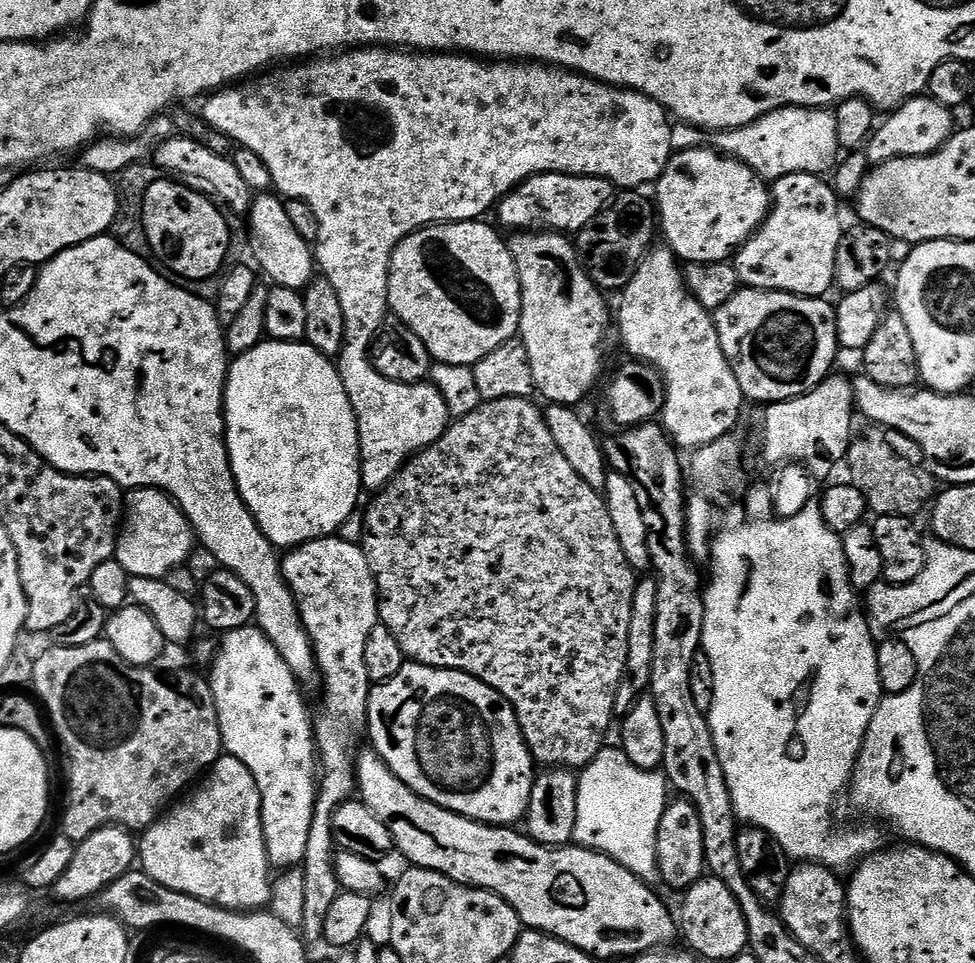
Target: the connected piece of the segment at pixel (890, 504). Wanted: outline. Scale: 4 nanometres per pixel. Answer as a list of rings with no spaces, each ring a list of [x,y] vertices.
[[[868,426],[861,436],[859,433],[848,445],[847,464],[852,471],[851,483],[862,490],[869,509],[876,516],[919,517],[919,512],[929,507],[938,488],[936,477],[924,462],[922,450],[893,428]]]

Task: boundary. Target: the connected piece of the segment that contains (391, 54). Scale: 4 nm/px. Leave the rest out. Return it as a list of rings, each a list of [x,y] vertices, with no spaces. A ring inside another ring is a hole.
[[[357,46],[351,50],[340,50],[335,54],[324,54],[319,58],[309,59],[307,62],[296,62],[291,66],[276,66],[271,70],[265,71],[263,74],[253,75],[251,78],[245,79],[243,82],[233,83],[231,86],[225,86],[209,95],[203,101],[204,112],[202,111],[202,119],[209,129],[213,132],[221,132],[226,134],[239,147],[246,150],[254,150],[254,154],[258,154],[258,158],[262,158],[262,162],[266,162],[266,170],[270,170],[270,178],[272,179],[275,191],[281,197],[289,200],[301,200],[306,202],[306,206],[310,206],[310,210],[314,210],[314,218],[318,218],[318,238],[314,241],[314,255],[323,279],[330,282],[330,286],[334,286],[334,290],[338,293],[338,302],[342,302],[342,322],[344,323],[344,344],[340,347],[340,355],[338,357],[338,367],[340,377],[342,378],[342,386],[346,386],[346,394],[350,398],[350,406],[354,406],[354,414],[358,422],[358,434],[360,435],[360,482],[365,489],[369,488],[369,493],[375,494],[380,489],[385,488],[400,471],[402,465],[409,458],[422,451],[423,448],[429,448],[442,434],[447,430],[450,423],[450,415],[448,406],[442,394],[432,382],[419,382],[416,384],[407,384],[406,382],[394,382],[390,378],[386,378],[386,374],[378,374],[376,367],[372,365],[370,349],[373,340],[376,339],[376,330],[378,327],[378,319],[376,320],[376,308],[382,310],[388,308],[388,271],[390,270],[390,262],[397,244],[411,234],[418,231],[419,228],[427,228],[429,224],[450,224],[457,220],[478,220],[485,214],[484,211],[495,209],[500,201],[504,199],[508,193],[514,191],[516,187],[524,180],[528,180],[531,176],[539,176],[542,172],[564,172],[568,176],[597,176],[603,180],[608,180],[613,186],[620,190],[640,190],[643,184],[648,186],[655,185],[660,179],[661,174],[666,170],[666,166],[670,162],[672,153],[672,124],[670,123],[670,113],[667,108],[663,108],[658,101],[650,98],[641,92],[635,92],[633,88],[617,88],[614,84],[604,84],[601,80],[594,80],[590,76],[581,76],[578,72],[569,72],[566,68],[558,68],[555,64],[542,64],[539,62],[513,62],[507,58],[497,59],[495,62],[485,62],[483,59],[477,58],[471,54],[445,54],[443,52],[421,52],[419,50],[401,50],[395,46]],[[356,308],[364,308],[364,312],[360,312],[356,316]]]

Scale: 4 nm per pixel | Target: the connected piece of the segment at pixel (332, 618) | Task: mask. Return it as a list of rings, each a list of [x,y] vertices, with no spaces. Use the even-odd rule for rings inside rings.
[[[339,534],[335,536],[323,536],[321,540],[307,540],[304,544],[299,545],[291,550],[283,553],[280,561],[280,568],[284,571],[286,582],[290,586],[293,596],[296,598],[296,605],[300,607],[300,617],[304,623],[304,629],[308,632],[308,637],[312,639],[312,649],[316,655],[316,667],[318,669],[319,679],[324,680],[324,716],[316,716],[314,720],[314,731],[316,733],[316,755],[318,757],[318,787],[316,789],[316,804],[313,806],[313,816],[310,822],[309,838],[306,841],[305,856],[302,863],[304,870],[303,877],[303,909],[302,922],[299,926],[299,931],[302,933],[303,939],[309,945],[321,943],[324,935],[323,926],[326,924],[326,916],[330,910],[330,906],[334,900],[340,896],[342,889],[338,882],[336,874],[336,853],[338,851],[336,843],[334,842],[334,834],[332,833],[332,822],[334,820],[334,810],[338,810],[338,806],[342,806],[347,800],[353,799],[354,793],[357,791],[356,787],[356,731],[363,729],[368,723],[368,689],[370,681],[366,674],[366,658],[364,651],[366,650],[366,638],[370,638],[370,630],[379,623],[380,606],[376,599],[376,575],[372,573],[372,567],[368,561],[368,555],[364,553],[363,547],[359,543],[351,544],[344,541]]]

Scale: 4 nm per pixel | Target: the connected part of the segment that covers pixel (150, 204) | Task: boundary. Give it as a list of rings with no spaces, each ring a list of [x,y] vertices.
[[[161,178],[146,190],[144,229],[148,247],[151,255],[156,255],[173,277],[181,276],[176,277],[181,281],[208,280],[225,267],[224,259],[228,256],[232,232],[228,229],[227,218],[223,216],[225,213],[203,191],[187,186],[192,187],[176,178]]]

